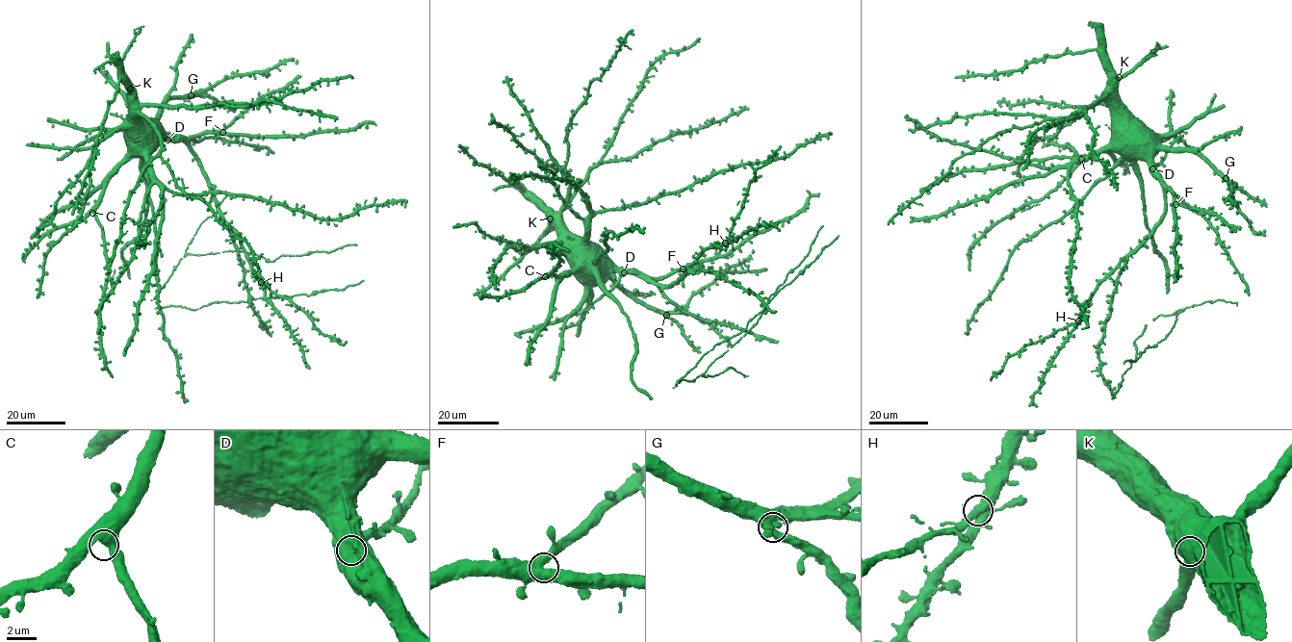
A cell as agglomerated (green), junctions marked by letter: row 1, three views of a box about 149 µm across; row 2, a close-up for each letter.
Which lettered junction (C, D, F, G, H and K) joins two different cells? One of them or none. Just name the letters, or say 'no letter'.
D

